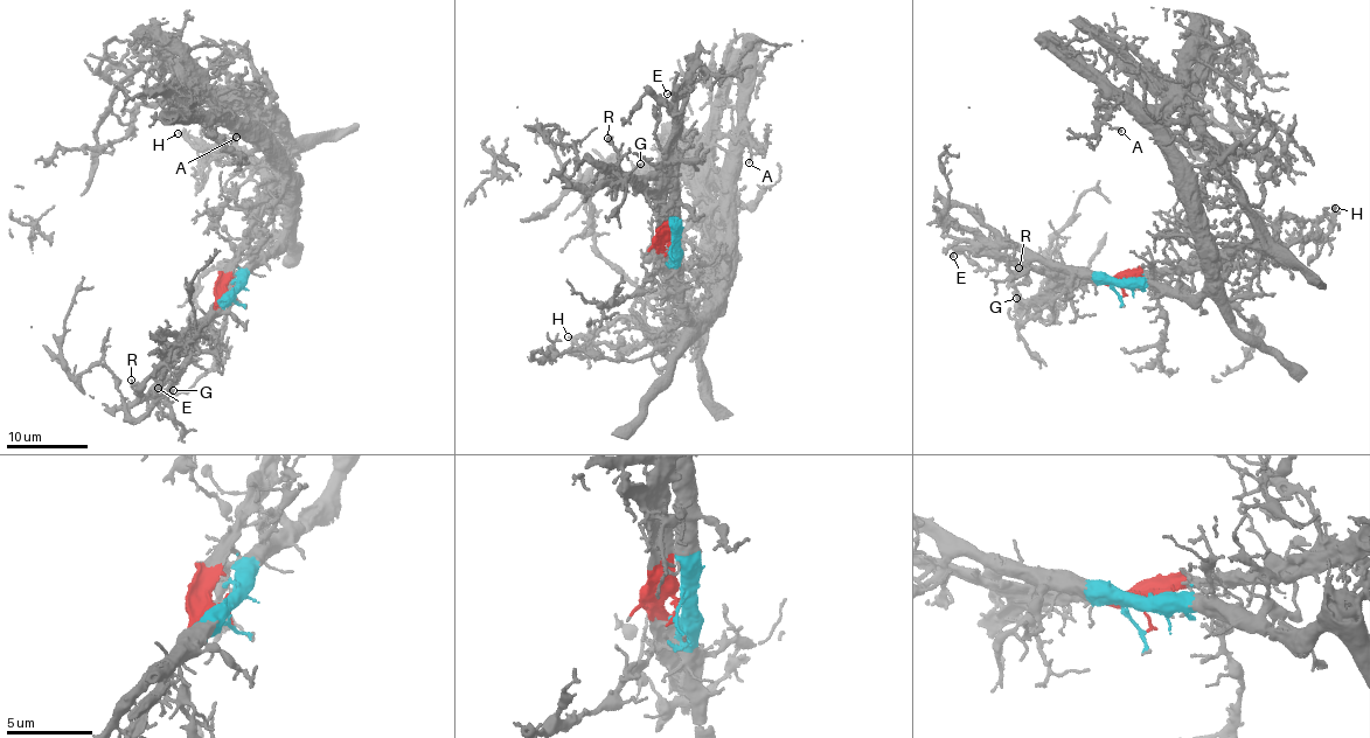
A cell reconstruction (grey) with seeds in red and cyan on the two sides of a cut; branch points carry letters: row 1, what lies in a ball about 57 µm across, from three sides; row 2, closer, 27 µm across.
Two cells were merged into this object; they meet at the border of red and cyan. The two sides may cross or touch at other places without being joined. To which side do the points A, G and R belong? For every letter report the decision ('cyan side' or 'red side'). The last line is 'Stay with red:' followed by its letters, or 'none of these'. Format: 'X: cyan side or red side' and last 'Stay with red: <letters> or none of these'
A: red side
G: red side
R: red side
Stay with red: A, G, R

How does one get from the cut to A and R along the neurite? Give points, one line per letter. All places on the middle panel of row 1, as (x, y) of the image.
A: (673, 243), (663, 246), (675, 301), (700, 326), (709, 307), (703, 225), (709, 131), (746, 144), (748, 164)
R: (673, 243), (667, 230), (666, 199), (619, 171), (607, 138)

